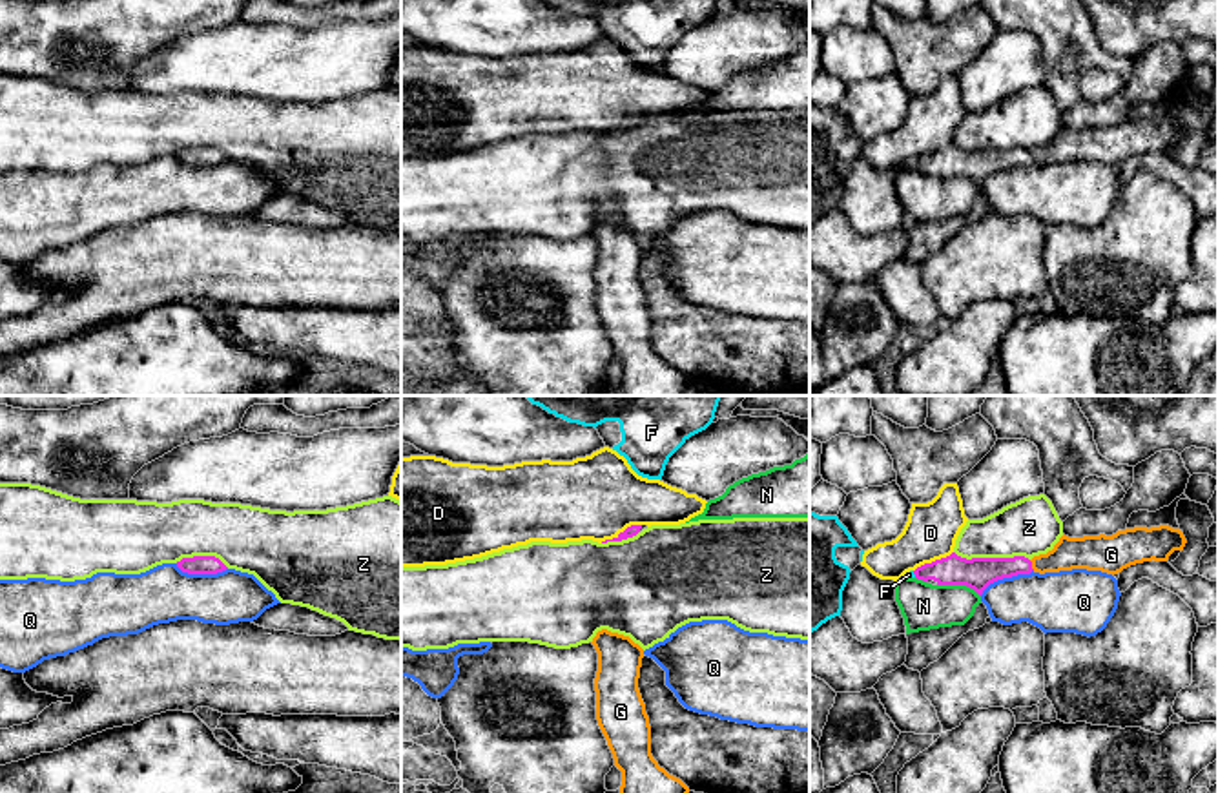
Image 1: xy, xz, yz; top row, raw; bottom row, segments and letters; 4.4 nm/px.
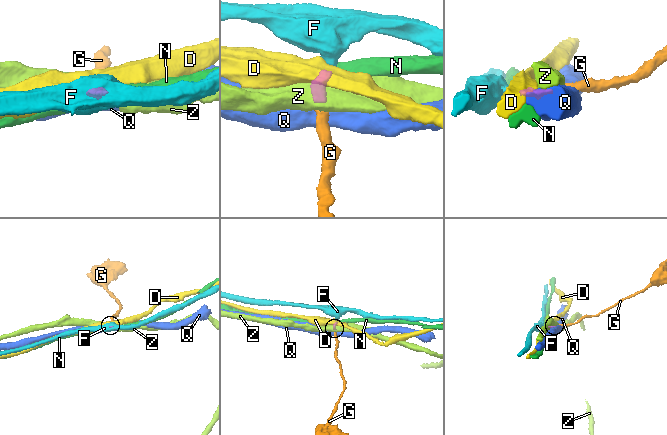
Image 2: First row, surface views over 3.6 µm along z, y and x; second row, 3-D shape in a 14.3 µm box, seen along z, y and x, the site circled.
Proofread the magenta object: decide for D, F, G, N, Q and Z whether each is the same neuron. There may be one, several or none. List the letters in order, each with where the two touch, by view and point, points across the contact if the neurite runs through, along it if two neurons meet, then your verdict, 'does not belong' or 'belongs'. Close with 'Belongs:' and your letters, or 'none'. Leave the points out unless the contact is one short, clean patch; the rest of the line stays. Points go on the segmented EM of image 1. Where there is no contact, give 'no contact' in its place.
D: meets magenta in xz at (620, 533); does not belong
F: meets magenta in yz at (914, 573); runs through yz (952, 569), (914, 573), (908, 575); belongs
G: meets magenta in yz at (1031, 566); belongs
N: meets magenta in yz at (959, 584); does not belong
Q: meets magenta in yz at (1005, 576); does not belong
Z: meets magenta in yz at (992, 558); border along yz (954, 551), (965, 558), (1025, 556), (1029, 560); does not belong
Belongs: F, G

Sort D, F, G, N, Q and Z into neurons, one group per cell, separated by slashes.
D / F G / N / Q / Z

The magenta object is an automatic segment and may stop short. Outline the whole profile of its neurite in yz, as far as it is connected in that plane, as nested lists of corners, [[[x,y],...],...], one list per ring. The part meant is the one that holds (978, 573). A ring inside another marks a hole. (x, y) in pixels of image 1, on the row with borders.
[[[1169,525],[1134,527],[1112,536],[1068,538],[1063,534],[1052,551],[1032,560],[1025,556],[966,560],[952,552],[903,578],[934,580],[937,585],[966,585],[981,596],[990,583],[1032,571],[1045,574],[1087,569],[1114,576],[1136,563],[1167,561],[1174,551],[1183,551],[1185,543],[1183,532]]]

